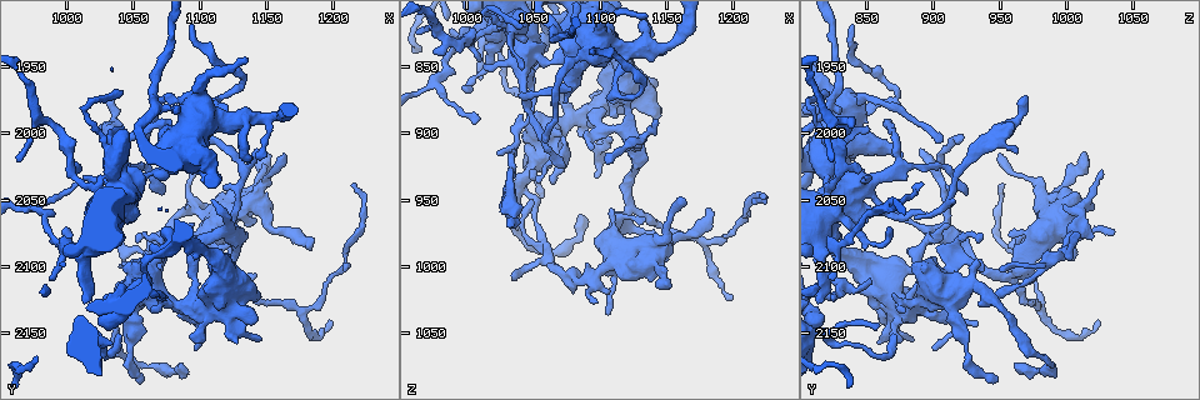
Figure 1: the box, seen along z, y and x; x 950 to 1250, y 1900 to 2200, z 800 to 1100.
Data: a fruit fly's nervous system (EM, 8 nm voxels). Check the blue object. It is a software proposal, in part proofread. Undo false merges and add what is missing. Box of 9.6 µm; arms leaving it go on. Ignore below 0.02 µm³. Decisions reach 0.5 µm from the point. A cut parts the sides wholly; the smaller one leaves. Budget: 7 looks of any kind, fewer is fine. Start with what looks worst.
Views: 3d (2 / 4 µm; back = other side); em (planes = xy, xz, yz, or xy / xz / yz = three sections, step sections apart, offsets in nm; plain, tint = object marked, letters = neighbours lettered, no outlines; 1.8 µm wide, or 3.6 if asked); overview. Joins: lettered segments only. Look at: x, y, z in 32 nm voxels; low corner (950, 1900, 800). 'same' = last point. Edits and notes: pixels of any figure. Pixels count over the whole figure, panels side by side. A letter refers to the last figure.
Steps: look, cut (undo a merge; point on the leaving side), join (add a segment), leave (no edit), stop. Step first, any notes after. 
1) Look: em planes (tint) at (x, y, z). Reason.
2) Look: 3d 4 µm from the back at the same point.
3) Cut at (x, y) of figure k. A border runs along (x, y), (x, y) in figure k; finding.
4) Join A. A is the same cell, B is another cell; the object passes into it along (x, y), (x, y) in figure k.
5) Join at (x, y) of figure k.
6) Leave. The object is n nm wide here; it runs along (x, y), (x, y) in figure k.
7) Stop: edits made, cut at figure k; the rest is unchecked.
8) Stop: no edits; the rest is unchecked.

Look: em planes (tint) at (1068, 1976, 824). A fork.

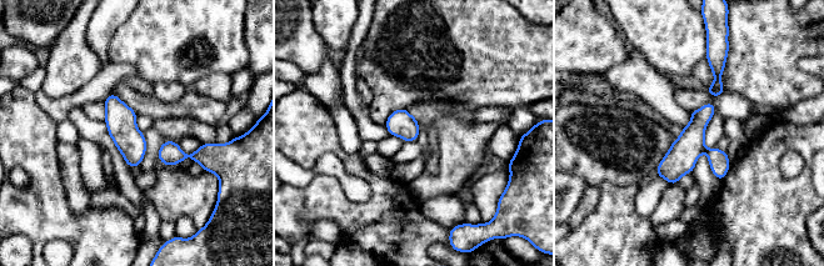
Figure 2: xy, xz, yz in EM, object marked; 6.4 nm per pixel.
Look: em planes (letters) at the same point. What lies round it.

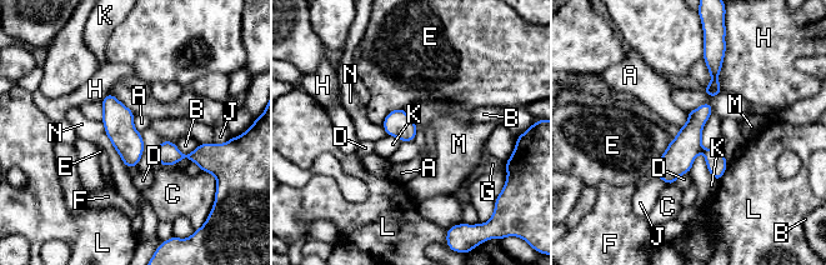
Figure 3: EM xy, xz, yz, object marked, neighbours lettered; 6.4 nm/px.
Leave. The longest contact is with N, 340 nm; A, B, C, D, E, F, G, H, J, K, L, M and N are other cells; a border runs along (414, 121), (416, 130), (415, 140) in figure 3; all the same neuron.

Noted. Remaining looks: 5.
Look: 3d 4 µm at (1142, 2050, 990).

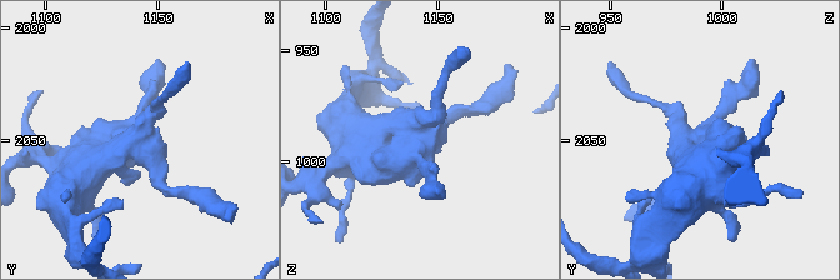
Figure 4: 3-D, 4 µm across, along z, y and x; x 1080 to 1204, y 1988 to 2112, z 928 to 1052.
Look: em planes (plain) at (1143, 2050, 989). 4 arms meet here.

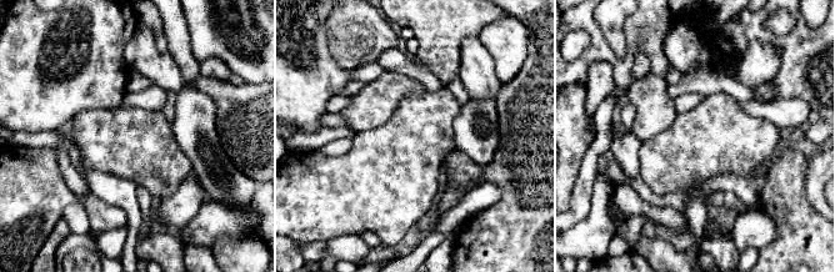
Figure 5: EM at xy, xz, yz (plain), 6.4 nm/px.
Look: em planes (letters) at the same point. See the neighbours.

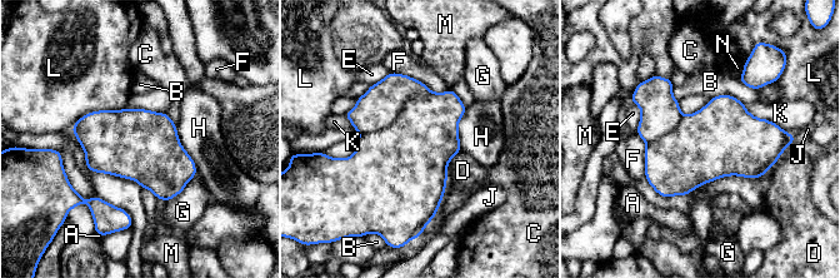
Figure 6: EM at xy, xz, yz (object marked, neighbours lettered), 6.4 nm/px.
Leave. A, B, C, D, E, F, G, H, J, K, L, M and N are other cells; a border runs along (744, 104), (786, 133) in figure 6; all the same neuron.

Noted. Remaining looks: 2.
Look: em planes (tint) at (1062, 2090, 996).

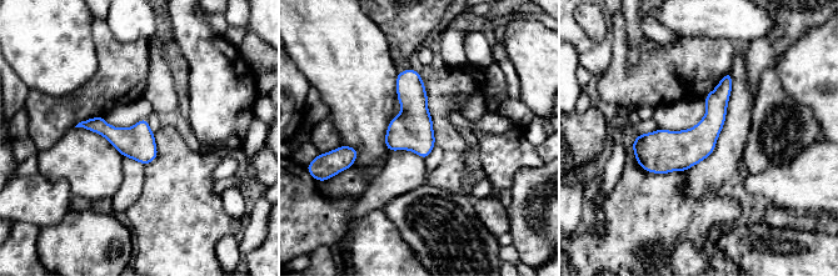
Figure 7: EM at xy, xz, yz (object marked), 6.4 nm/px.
Look: em planes (letters) at the same point. What lies round it.

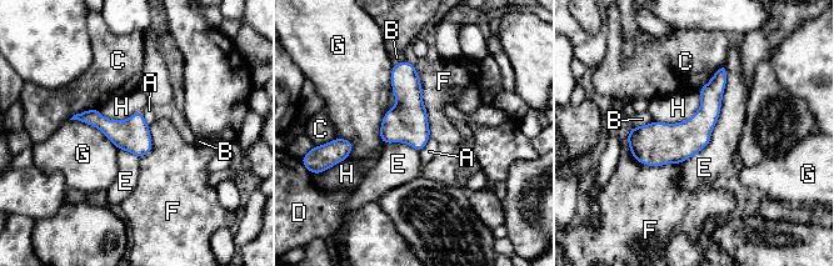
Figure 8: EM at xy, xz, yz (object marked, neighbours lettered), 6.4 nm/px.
Leave. The object is 220 nm wide here; A, B, C, D, E, F, G and H are other cells; it runs along (723, 69), (709, 110), (640, 159) in figure 8; all the same neuron.

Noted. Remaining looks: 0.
Stop: no edits; the rest is unchecked.

